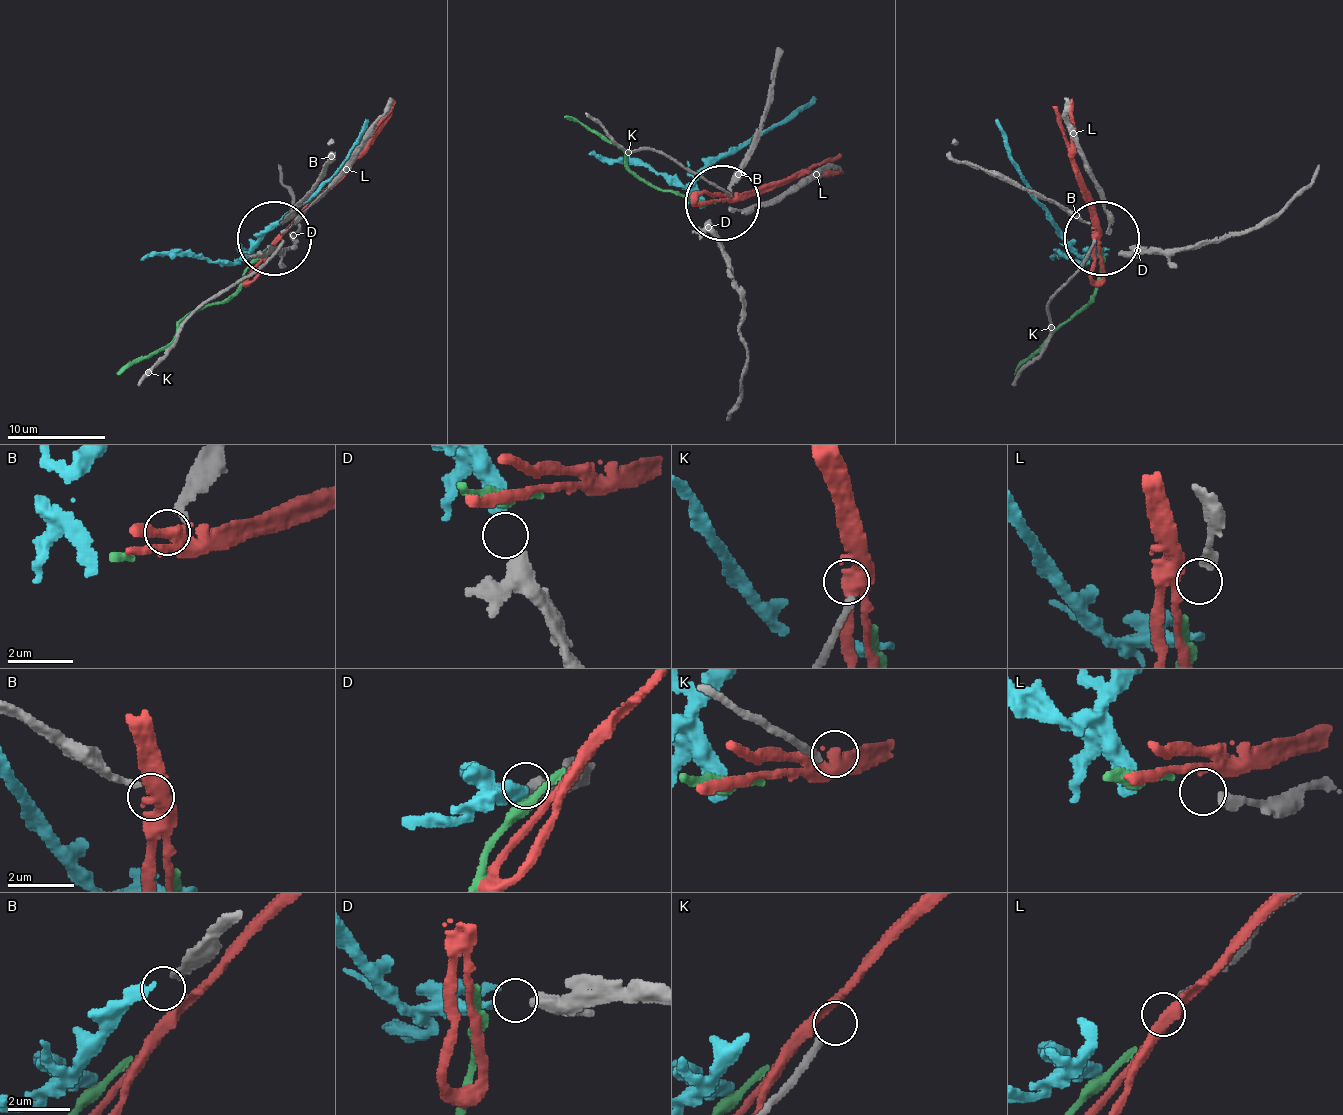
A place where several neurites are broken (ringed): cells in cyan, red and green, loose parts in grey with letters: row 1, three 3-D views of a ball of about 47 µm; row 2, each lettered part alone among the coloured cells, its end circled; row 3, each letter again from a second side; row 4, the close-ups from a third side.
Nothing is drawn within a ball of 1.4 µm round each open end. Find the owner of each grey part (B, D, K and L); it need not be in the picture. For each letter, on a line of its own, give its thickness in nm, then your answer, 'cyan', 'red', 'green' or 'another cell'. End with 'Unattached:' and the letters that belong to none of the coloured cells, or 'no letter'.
B: calibre 240 nm; another cell
D: calibre 360 nm; cyan
K: calibre 240 nm; red
L: calibre 320 nm; another cell
Unattached: B, L

